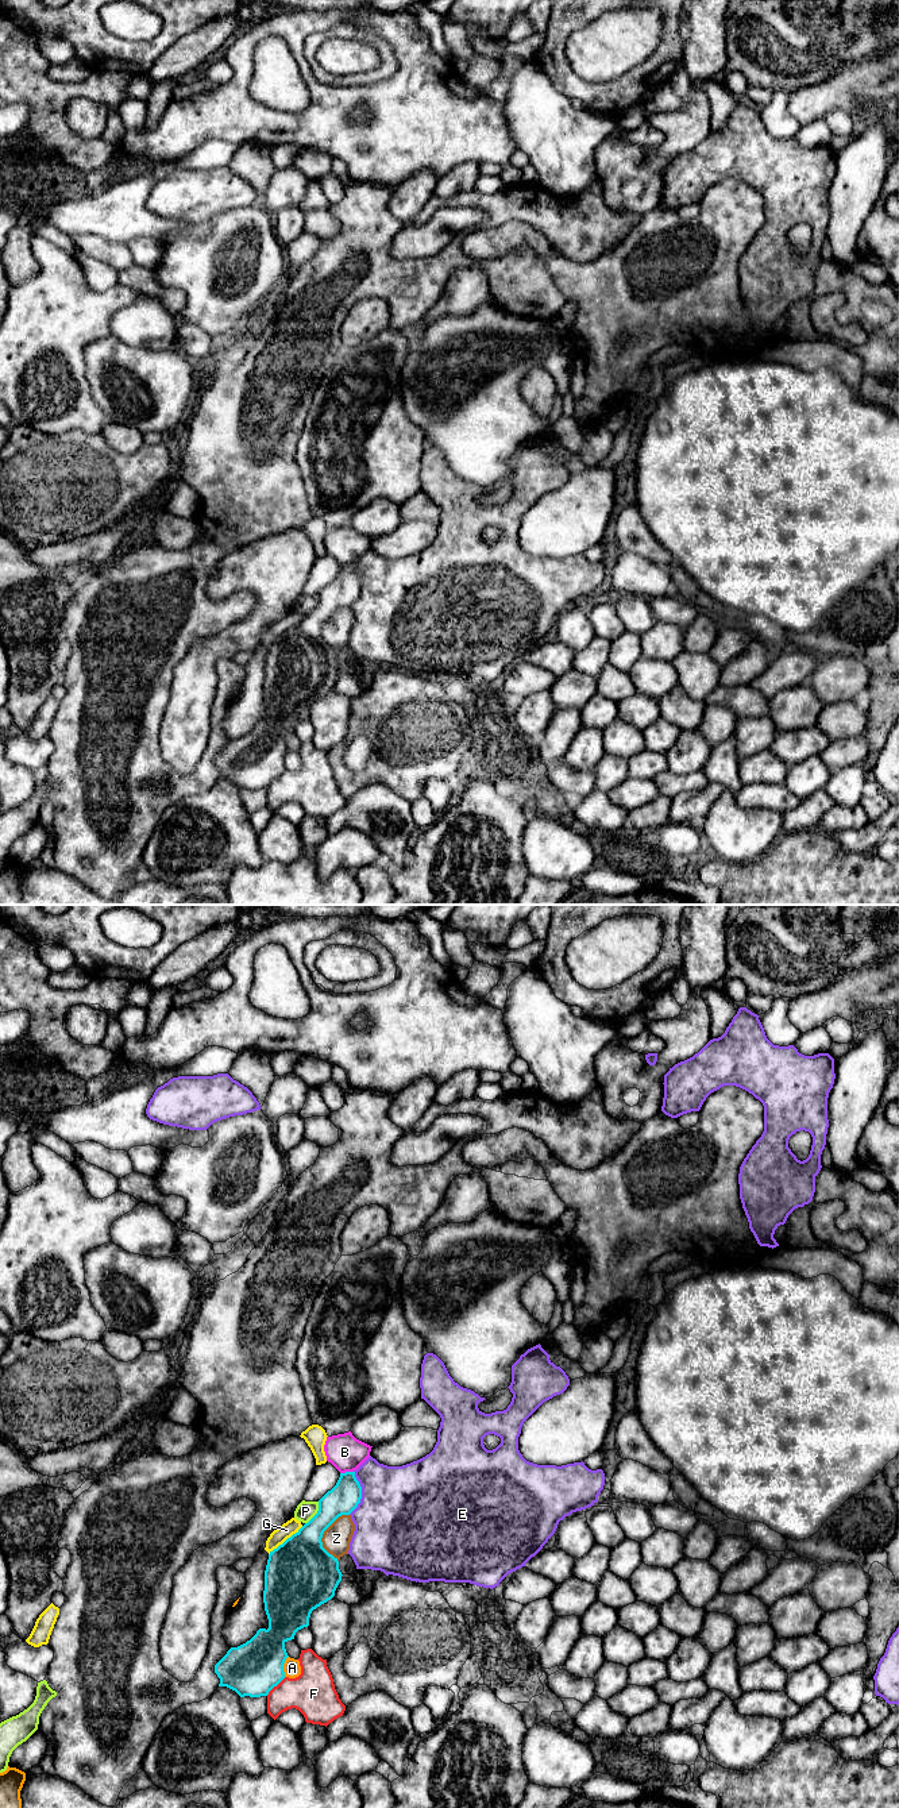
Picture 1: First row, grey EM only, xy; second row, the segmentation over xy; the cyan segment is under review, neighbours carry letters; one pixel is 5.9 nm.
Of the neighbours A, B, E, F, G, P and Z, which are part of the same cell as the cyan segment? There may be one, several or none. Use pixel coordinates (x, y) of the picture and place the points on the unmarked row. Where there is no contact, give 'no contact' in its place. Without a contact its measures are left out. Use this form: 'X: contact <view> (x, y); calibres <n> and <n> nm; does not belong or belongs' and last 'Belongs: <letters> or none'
A: contact xy (282, 759); calibres 320 and 100 nm; does not belong
B: contact xy (346, 565); calibres 180 and 220 nm; does not belong
E: contact xy (361, 585); calibres 180 and 480 nm; does not belong
F: contact xy (276, 778); calibres 320 and 260 nm; does not belong
G: contact xy (286, 632); calibres 420 and 90 nm; does not belong
P: contact xy (317, 605); calibres 240 and 110 nm; does not belong
Z: contact xy (323, 625); calibres 360 and 170 nm; does not belong
Belongs: none

